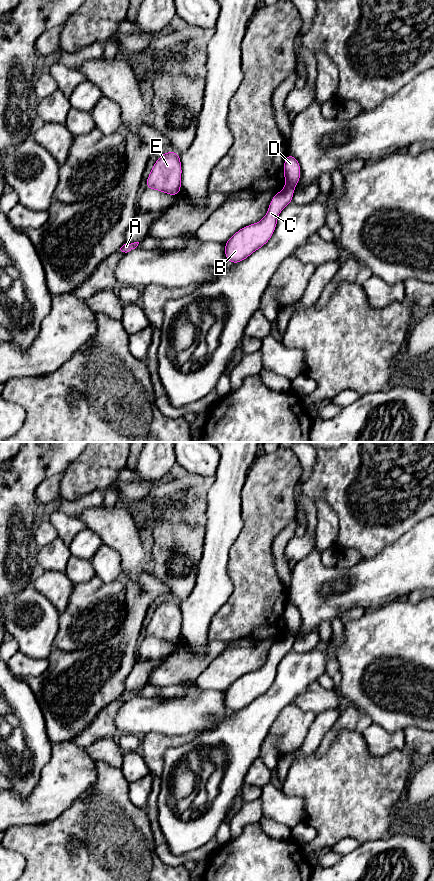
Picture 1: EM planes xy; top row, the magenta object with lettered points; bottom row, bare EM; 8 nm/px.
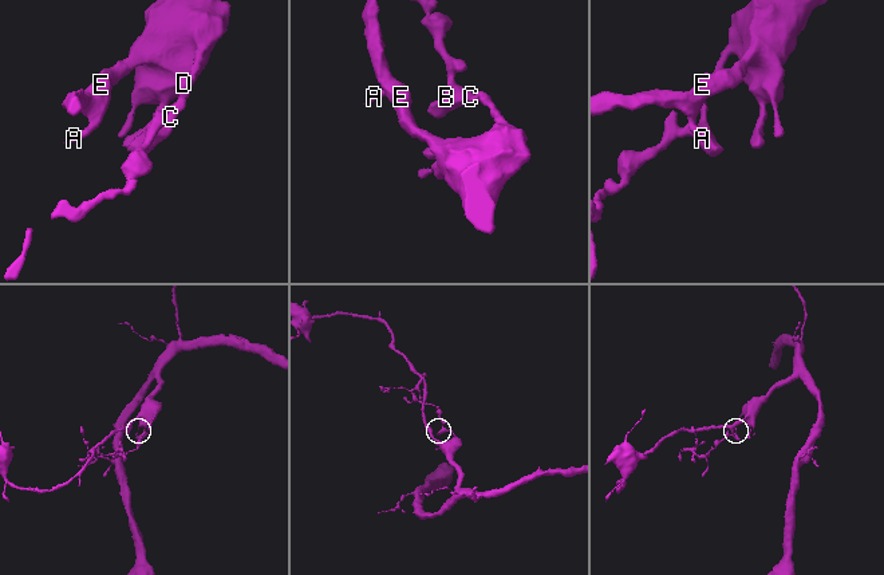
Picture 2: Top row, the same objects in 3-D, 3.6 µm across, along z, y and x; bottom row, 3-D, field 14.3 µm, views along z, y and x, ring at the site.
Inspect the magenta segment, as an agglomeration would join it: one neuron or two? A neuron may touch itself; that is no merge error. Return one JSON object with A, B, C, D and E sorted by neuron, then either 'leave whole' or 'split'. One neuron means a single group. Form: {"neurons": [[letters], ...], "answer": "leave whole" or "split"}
{"neurons": [["A", "D", "E"], ["B", "C"]], "answer": "split"}

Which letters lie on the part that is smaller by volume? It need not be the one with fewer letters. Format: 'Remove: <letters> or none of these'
Remove: B, C

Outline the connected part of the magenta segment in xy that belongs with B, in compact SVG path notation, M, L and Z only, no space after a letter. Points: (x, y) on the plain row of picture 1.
M285 634L275 642L262 668L241 676L225 690L225 706L237 712L263 695L275 679L279 662L292 651L293 643L291 634Z

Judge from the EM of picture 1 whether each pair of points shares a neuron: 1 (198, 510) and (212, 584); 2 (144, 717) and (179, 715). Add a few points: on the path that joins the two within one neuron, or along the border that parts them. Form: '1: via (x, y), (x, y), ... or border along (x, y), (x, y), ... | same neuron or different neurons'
1: border along (207, 502), (206, 521), (203, 525) | different neurons
2: via (153, 717), (170, 717) | same neuron

